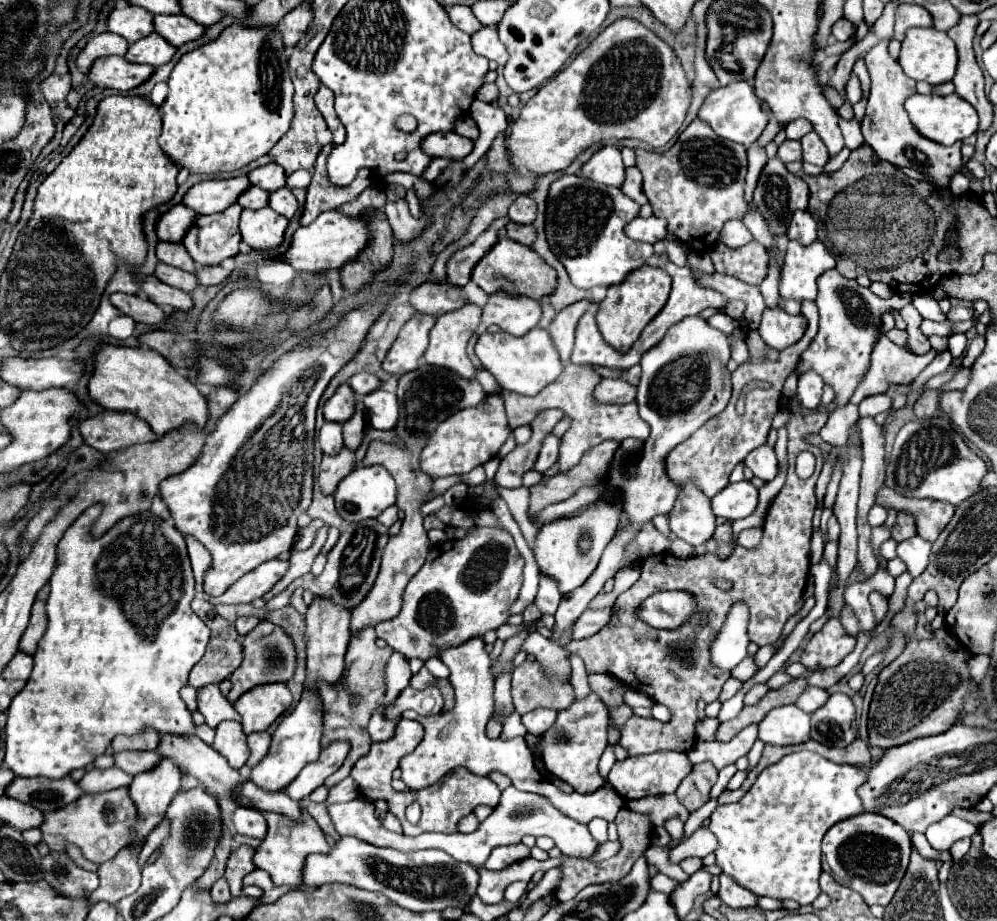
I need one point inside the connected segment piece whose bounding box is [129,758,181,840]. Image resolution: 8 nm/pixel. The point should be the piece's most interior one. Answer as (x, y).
(152, 791)

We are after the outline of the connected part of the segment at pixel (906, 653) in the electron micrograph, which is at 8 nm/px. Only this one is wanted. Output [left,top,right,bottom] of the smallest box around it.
[869,628,971,748]

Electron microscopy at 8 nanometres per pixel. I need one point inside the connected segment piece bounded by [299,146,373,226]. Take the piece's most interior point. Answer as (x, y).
(320, 196)

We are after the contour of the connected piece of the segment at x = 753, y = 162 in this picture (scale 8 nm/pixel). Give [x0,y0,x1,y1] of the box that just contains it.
[745,142,767,202]

